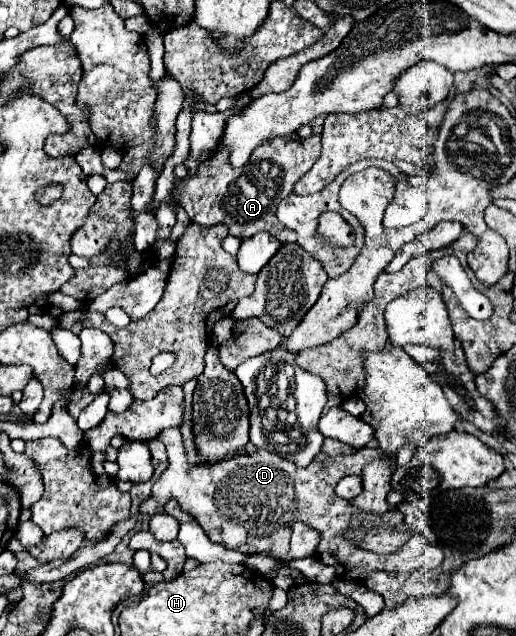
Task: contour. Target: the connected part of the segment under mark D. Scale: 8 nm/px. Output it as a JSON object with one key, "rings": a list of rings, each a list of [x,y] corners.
{"rings":[[[177,428],[161,432],[159,440],[167,446],[169,466],[153,484],[151,496],[139,506],[139,512],[147,516],[163,514],[165,504],[175,498],[183,512],[189,512],[199,520],[199,524],[213,542],[223,544],[229,550],[239,550],[247,554],[267,550],[273,556],[285,558],[289,554],[291,528],[295,522],[303,522],[317,530],[321,536],[319,560],[323,564],[335,566],[337,576],[347,574],[347,580],[359,582],[367,580],[371,572],[379,570],[413,572],[419,568],[419,556],[443,554],[437,546],[427,544],[425,538],[419,534],[411,536],[411,540],[403,548],[399,548],[395,556],[375,556],[373,552],[363,552],[361,548],[355,548],[347,544],[347,540],[343,540],[341,532],[343,528],[347,528],[347,524],[363,525],[371,529],[387,526],[387,520],[389,524],[403,522],[403,514],[399,514],[395,508],[389,510],[389,518],[387,512],[386,515],[378,516],[353,508],[351,500],[339,498],[335,494],[337,482],[343,476],[361,474],[361,468],[377,456],[377,448],[363,446],[351,454],[341,456],[327,456],[321,452],[305,468],[299,468],[291,460],[271,454],[267,450],[257,450],[249,456],[231,456],[229,460],[211,466],[191,466],[185,460],[185,446]]]}

